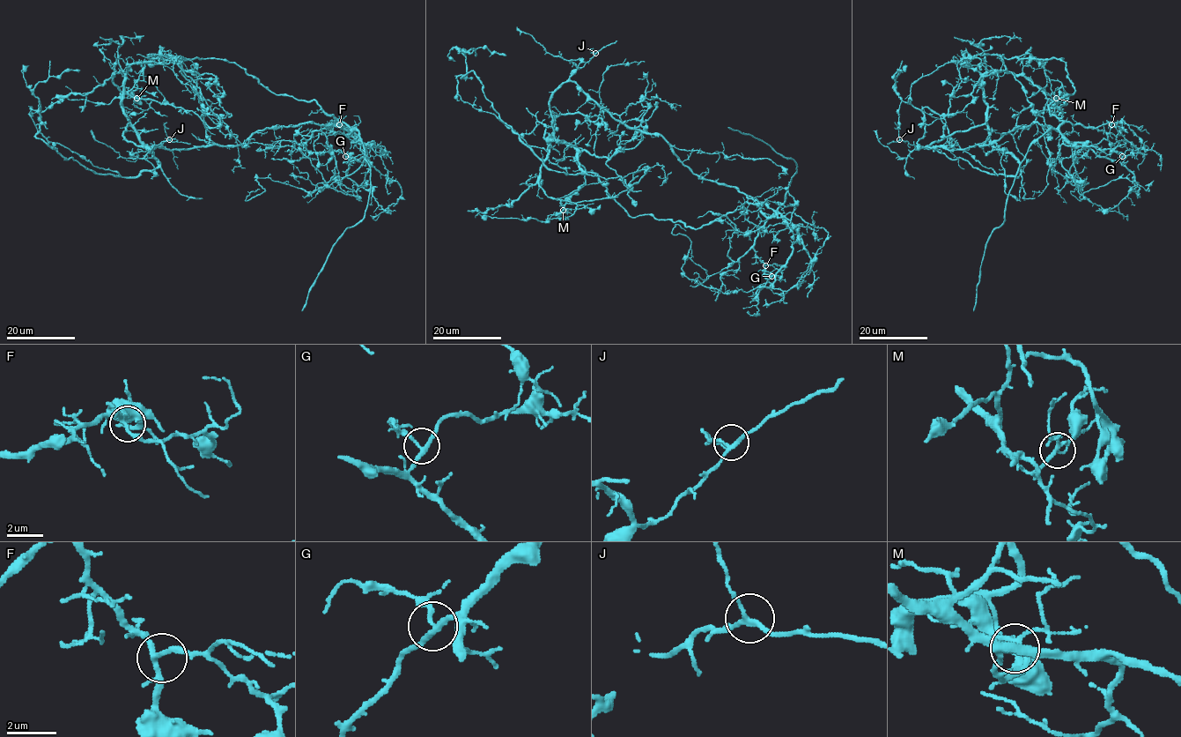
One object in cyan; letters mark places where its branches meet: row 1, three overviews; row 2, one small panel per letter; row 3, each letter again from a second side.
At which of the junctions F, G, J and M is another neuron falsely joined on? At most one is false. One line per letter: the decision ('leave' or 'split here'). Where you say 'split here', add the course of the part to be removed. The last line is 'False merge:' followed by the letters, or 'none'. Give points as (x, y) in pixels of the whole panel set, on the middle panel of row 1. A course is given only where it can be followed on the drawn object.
F: leave
G: leave
J: leave
M: split here; course (563, 210), (592, 173), (632, 217), (753, 203), (797, 240), (771, 287), (723, 293), (684, 275), (685, 231)
False merge: M

